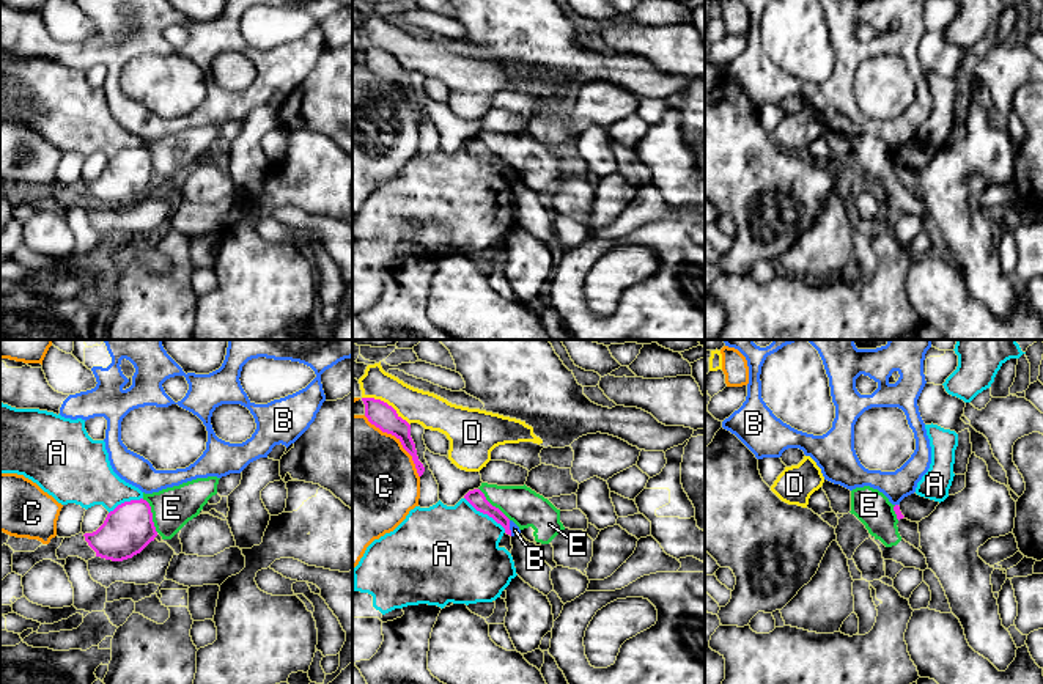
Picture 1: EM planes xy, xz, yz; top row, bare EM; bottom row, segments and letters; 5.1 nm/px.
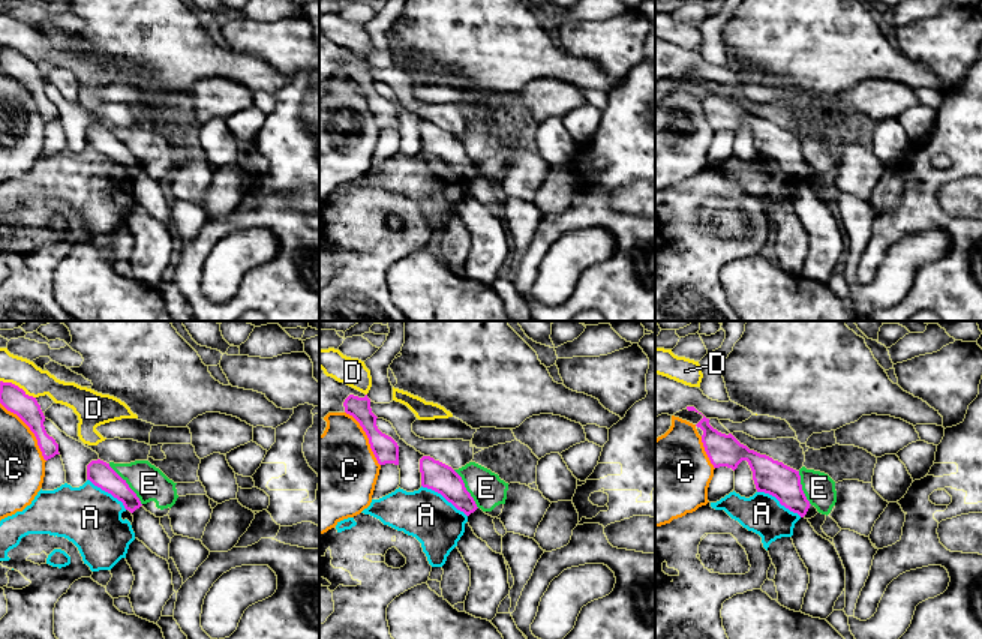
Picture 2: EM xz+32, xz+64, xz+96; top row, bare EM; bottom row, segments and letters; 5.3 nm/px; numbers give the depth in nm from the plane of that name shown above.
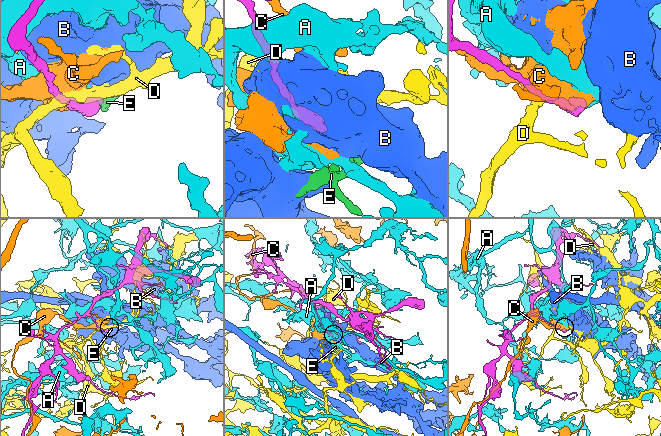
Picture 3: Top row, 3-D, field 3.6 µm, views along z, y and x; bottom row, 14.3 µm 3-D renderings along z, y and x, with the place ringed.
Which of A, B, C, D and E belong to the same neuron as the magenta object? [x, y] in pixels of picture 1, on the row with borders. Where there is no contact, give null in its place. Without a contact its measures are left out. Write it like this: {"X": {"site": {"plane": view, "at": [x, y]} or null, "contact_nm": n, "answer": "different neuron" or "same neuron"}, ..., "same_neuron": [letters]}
{"A": {"site": {"plane": "xz", "at": [486, 513]}, "contact_nm": 280, "answer": "different neuron"}, "B": {"site": {"plane": "xz", "at": [508, 529]}, "contact_nm": 80, "answer": "different neuron"}, "C": {"site": {"plane": "xz", "at": [400, 441]}, "contact_nm": 420, "answer": "different neuron"}, "D": {"site": {"plane": "xz", "at": [386, 403]}, "contact_nm": 280, "answer": "different neuron"}, "E": {"site": {"plane": "xy", "at": [151, 514]}, "contact_nm": 190, "answer": "different neuron"}, "same_neuron": []}

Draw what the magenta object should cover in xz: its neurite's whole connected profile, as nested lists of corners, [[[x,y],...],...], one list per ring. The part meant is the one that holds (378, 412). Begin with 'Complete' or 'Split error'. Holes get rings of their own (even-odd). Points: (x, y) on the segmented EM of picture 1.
Complete. [[[362,398],[362,401],[365,404],[365,417],[368,421],[401,442],[403,448],[412,456],[418,476],[422,476],[425,467],[418,461],[415,443],[411,437],[411,425],[403,420],[392,406],[381,399]]]

